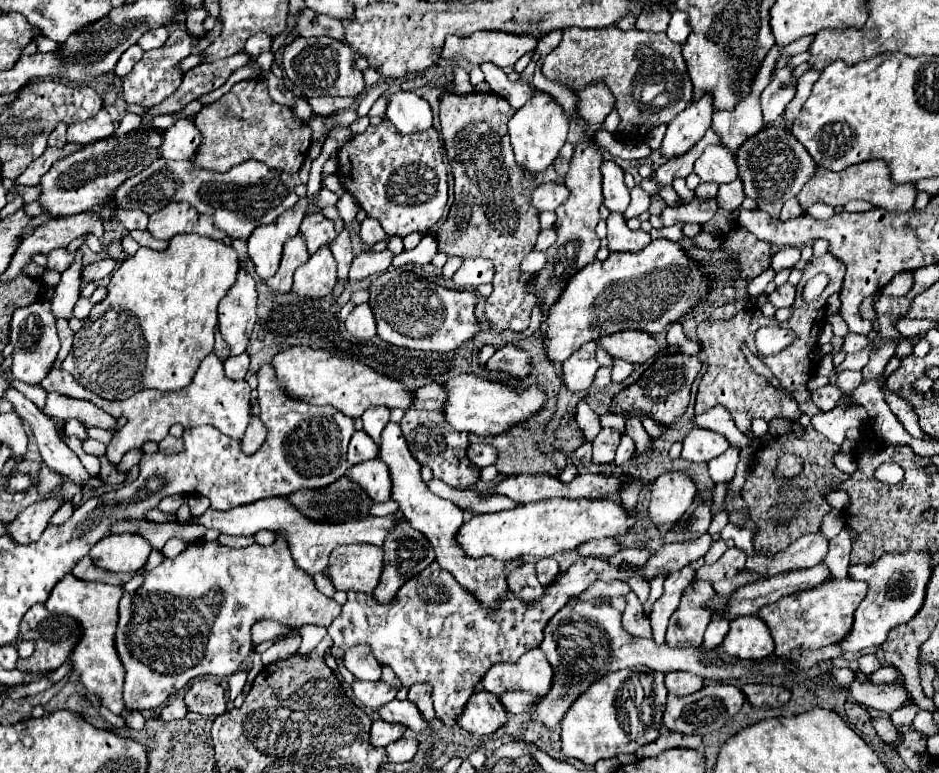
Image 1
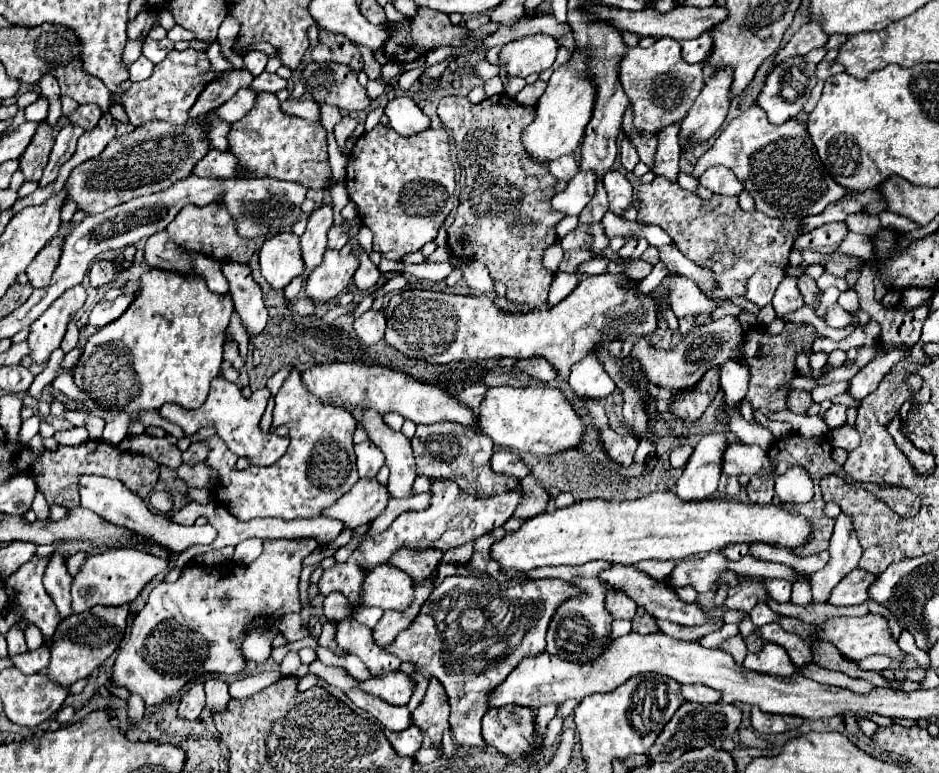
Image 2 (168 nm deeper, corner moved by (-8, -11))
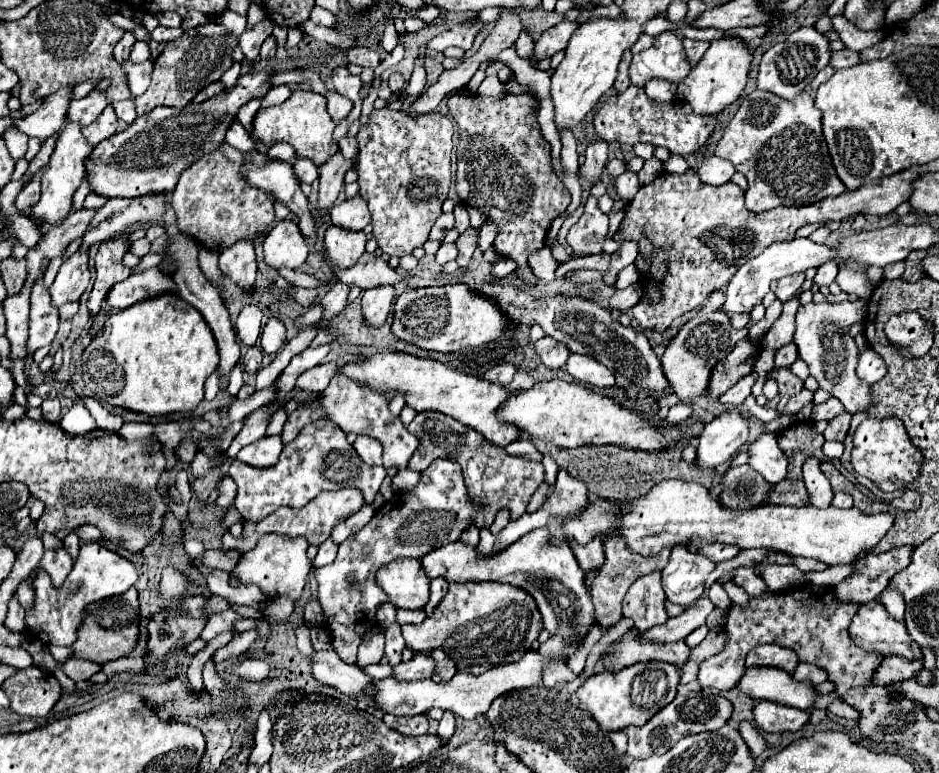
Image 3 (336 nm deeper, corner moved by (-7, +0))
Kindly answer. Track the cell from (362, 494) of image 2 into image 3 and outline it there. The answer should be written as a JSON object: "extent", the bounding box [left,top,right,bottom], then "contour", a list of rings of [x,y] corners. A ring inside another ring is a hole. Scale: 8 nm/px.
{"extent":[222,489,364,551],"contour":[[[338,489],[332,493],[320,493],[320,497],[314,497],[308,505],[300,507],[300,509],[288,509],[288,507],[280,507],[276,513],[268,515],[264,521],[258,523],[248,523],[244,525],[244,537],[236,539],[230,533],[224,533],[222,537],[222,547],[224,549],[240,549],[240,551],[248,551],[256,545],[256,541],[264,535],[264,533],[282,533],[282,535],[302,535],[308,539],[308,543],[312,545],[320,545],[322,541],[328,539],[332,527],[340,521],[350,517],[352,513],[360,511],[364,507],[364,497],[360,493],[360,489]]]}

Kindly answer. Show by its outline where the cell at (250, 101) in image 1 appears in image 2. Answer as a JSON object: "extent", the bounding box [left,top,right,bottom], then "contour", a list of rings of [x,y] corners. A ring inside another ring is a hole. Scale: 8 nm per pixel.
{"extent":[229,92,333,190],"contour":[[[261,92],[253,110],[233,124],[229,132],[229,148],[251,178],[269,176],[277,180],[293,180],[315,190],[325,190],[333,182],[327,162],[327,130],[319,120],[309,122],[283,114],[279,100],[269,92]]]}

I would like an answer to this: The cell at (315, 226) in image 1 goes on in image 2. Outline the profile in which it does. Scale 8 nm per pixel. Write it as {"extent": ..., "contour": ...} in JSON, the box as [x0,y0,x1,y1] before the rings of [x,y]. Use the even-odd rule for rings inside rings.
{"extent":[327,224,351,250],"contour":[[[333,224],[333,228],[329,230],[329,242],[327,242],[327,248],[341,250],[349,240],[351,240],[351,234],[349,234],[347,224]]]}

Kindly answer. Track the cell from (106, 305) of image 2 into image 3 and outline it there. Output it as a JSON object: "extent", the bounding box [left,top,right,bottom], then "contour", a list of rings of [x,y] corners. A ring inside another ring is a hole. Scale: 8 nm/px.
{"extent":[106,267,176,309],"contour":[[[158,267],[140,271],[126,281],[116,283],[106,297],[106,305],[110,309],[126,309],[142,299],[156,297],[162,293],[176,293],[176,285],[170,275],[160,273]]]}

